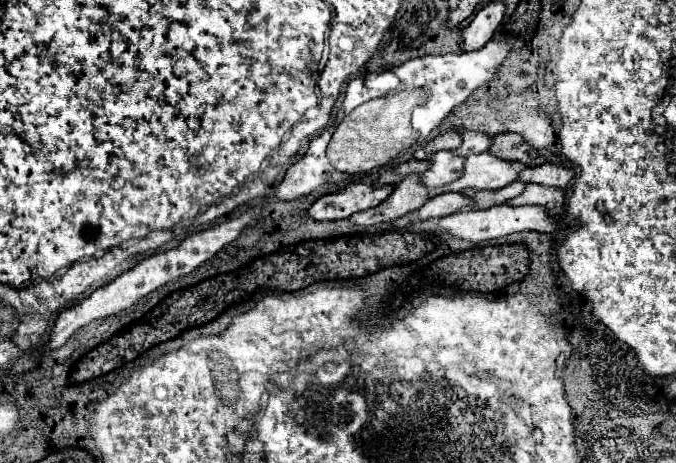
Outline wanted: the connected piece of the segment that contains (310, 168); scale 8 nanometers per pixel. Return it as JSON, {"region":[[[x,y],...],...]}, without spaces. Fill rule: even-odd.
{"region":[[[327,128],[317,138],[313,138],[309,142],[307,154],[287,170],[283,182],[275,190],[275,196],[279,200],[295,200],[299,196],[311,194],[315,188],[319,188],[327,182],[337,184],[337,182],[345,182],[349,178],[347,174],[335,170],[325,156],[327,144],[331,140],[331,132],[333,132],[333,128]]]}

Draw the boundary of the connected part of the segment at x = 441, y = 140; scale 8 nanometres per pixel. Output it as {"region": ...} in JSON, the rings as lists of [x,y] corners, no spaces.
{"region":[[[447,132],[447,134],[437,136],[431,144],[427,144],[425,150],[427,150],[429,154],[433,154],[433,152],[437,152],[437,150],[455,150],[459,144],[461,144],[461,134],[457,134],[457,132]]]}

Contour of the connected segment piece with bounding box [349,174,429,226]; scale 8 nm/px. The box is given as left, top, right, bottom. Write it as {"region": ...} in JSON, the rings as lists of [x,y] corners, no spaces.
{"region":[[[409,174],[395,186],[393,194],[385,202],[365,212],[357,212],[357,216],[351,216],[349,220],[361,226],[377,222],[393,222],[399,216],[405,216],[421,208],[427,200],[429,200],[429,188],[421,184],[421,174]]]}

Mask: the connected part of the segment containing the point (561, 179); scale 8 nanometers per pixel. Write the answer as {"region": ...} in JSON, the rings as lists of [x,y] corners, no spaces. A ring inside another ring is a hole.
{"region":[[[543,164],[543,166],[535,166],[535,168],[525,168],[517,180],[525,182],[525,184],[533,182],[533,184],[541,184],[541,186],[565,188],[573,176],[575,176],[575,172],[571,168],[565,168],[559,164]]]}

